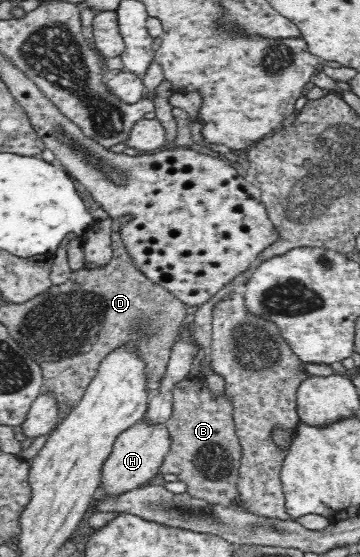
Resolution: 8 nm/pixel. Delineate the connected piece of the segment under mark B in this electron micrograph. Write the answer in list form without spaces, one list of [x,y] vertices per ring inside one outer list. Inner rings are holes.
[[[185,375],[172,387],[173,410],[170,419],[165,423],[169,433],[170,447],[160,463],[158,476],[176,475],[178,481],[185,483],[185,492],[192,497],[202,498],[212,504],[232,505],[239,497],[237,488],[240,479],[242,460],[242,446],[236,433],[233,418],[233,401],[226,398],[226,391],[222,395],[215,395],[208,386],[205,377]]]

